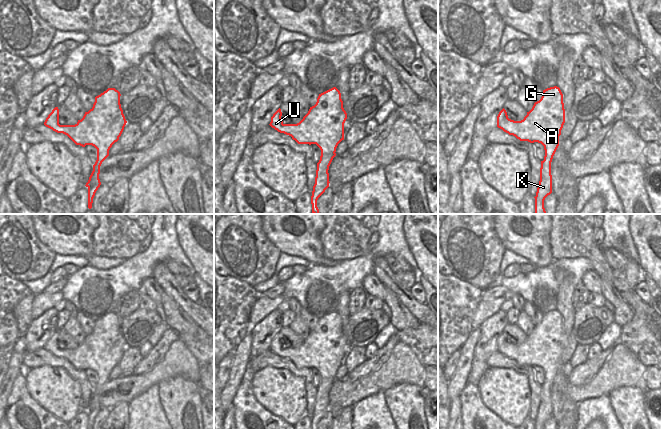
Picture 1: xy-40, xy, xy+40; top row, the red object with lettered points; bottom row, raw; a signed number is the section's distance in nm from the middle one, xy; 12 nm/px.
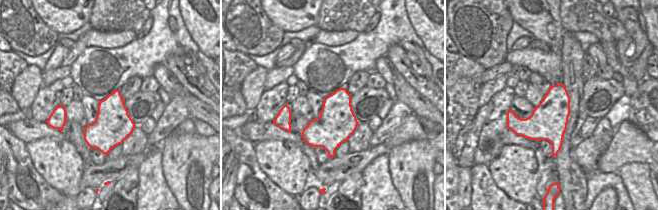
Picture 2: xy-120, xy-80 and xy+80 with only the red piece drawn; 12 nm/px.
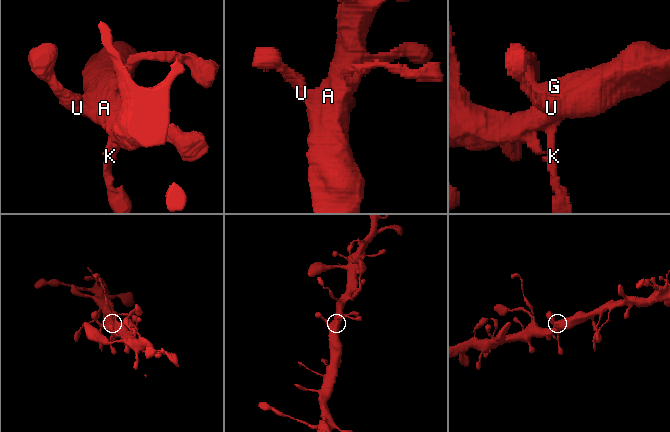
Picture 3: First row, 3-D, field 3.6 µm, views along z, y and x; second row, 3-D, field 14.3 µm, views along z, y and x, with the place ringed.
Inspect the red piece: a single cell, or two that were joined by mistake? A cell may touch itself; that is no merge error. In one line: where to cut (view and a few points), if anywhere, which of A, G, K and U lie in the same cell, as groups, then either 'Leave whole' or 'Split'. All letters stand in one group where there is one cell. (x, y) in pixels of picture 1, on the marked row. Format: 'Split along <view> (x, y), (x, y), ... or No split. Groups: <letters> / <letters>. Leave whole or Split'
No split. Groups: A G K U. Leave whole.

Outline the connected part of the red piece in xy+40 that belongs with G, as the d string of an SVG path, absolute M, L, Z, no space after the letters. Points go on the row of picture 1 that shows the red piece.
M554 86L543 90L541 99L521 121L508 118L503 108L497 116L497 127L520 141L538 142L544 146L545 156L541 161L540 181L535 198L535 214L547 214L545 198L552 193L551 162L559 146L559 136L565 123L563 94Z

